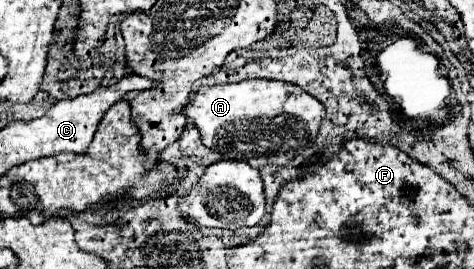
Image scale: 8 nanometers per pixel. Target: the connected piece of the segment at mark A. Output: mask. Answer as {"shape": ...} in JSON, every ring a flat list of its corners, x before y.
{"shape":[[248,79,232,85,212,85,212,87,204,85,198,89,194,101,182,109,182,113,194,121,206,147,218,151,224,159,246,161,256,169,264,165,286,165,298,153,312,147,314,139,318,137,320,125,326,117,324,105,298,85,268,79]]}

